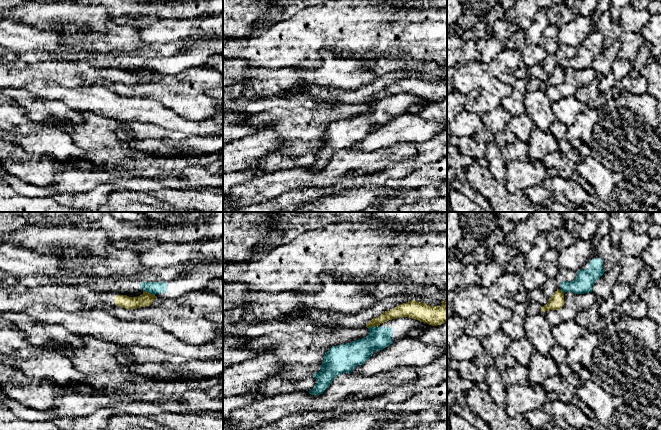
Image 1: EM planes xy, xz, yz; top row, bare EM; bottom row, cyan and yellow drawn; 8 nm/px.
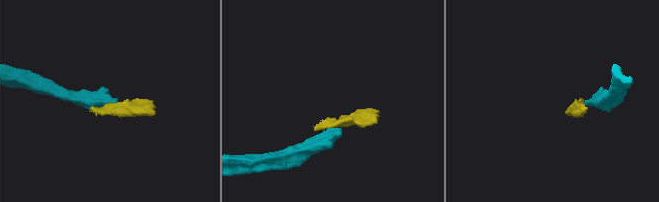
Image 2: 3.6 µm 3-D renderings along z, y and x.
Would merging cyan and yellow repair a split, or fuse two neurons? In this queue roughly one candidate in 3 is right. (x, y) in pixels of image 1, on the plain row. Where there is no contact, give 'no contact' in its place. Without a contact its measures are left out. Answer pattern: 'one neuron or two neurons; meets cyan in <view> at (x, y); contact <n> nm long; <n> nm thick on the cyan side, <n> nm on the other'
two neurons; meets cyan in xy at (149, 68); contact 100 nm long; 100 nm thick on the cyan side, 110 nm on the other

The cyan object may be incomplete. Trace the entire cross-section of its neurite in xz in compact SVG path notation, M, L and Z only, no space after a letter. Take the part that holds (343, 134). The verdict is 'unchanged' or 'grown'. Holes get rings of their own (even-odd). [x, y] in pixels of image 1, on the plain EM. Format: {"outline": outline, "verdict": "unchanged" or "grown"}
{"outline": "M408 93L392 95L378 102L369 103L369 110L362 115L332 122L323 133L321 146L312 151L317 158L309 169L323 170L338 151L351 149L354 144L364 140L375 127L407 113L414 104L420 102L420 99Z", "verdict": "grown"}

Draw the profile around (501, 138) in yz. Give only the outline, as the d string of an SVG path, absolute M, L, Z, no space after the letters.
M506 129L496 133L486 130L475 134L472 138L478 143L488 144L495 142L499 147L503 147L508 143L514 143L517 140L516 136Z

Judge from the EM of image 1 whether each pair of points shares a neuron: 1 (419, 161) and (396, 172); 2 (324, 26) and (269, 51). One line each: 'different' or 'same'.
1: same
2: same

